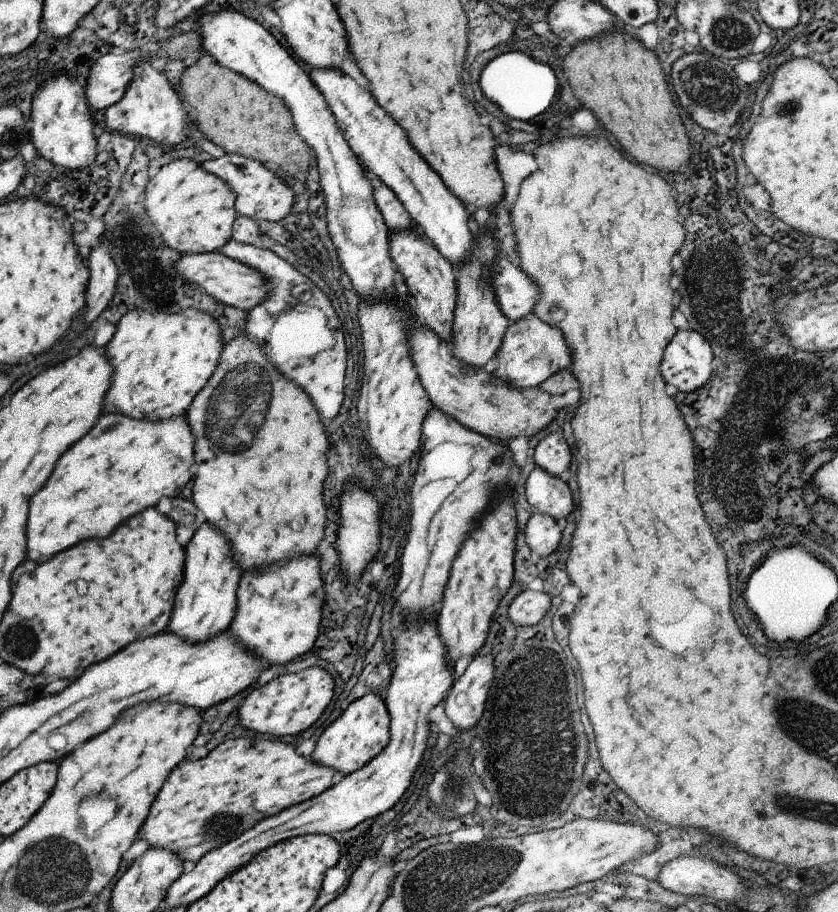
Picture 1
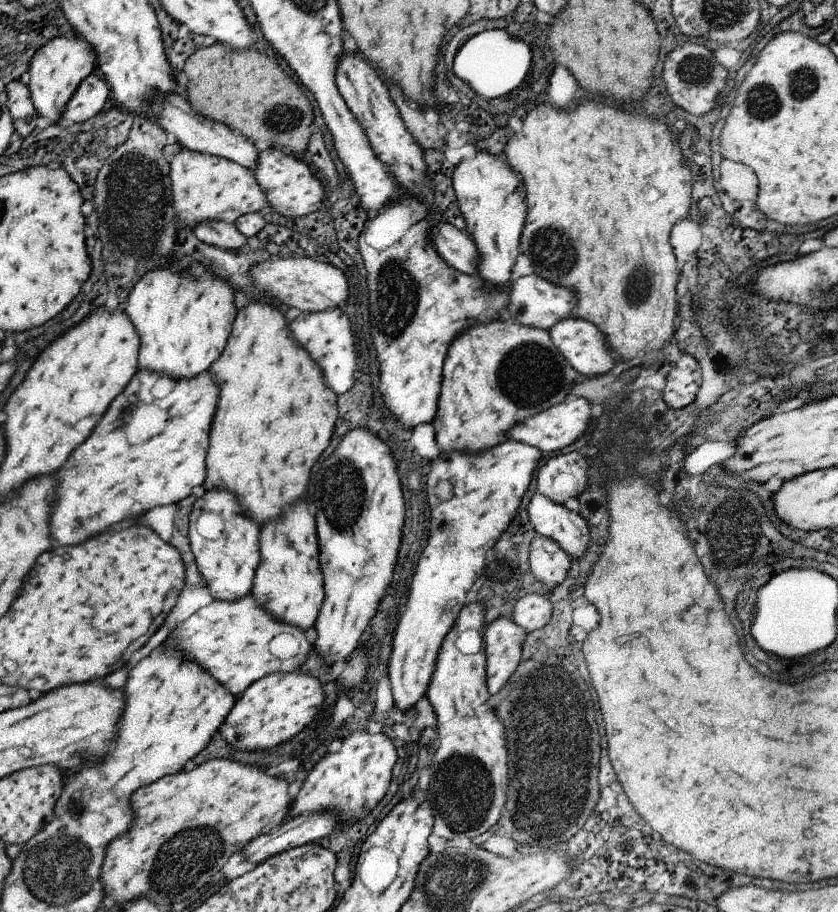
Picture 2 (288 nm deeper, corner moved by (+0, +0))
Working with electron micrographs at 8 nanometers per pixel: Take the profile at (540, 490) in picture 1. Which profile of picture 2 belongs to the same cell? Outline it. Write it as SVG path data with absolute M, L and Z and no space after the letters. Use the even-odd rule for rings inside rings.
M543 494L531 498L527 514L537 536L557 542L571 562L585 554L583 550L589 546L589 530L579 514L571 512L567 506L551 502Z

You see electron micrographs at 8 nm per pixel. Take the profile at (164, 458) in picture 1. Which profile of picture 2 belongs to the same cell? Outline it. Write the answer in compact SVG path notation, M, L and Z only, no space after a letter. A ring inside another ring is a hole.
M137 370L121 396L117 396L113 408L109 408L95 426L97 430L91 432L89 440L85 440L85 444L69 456L69 464L63 466L61 504L57 504L57 512L53 512L53 536L57 536L57 546L79 544L89 538L89 534L105 530L125 518L139 518L139 514L147 514L153 508L179 504L191 494L193 486L203 486L207 478L203 460L209 450L211 418L215 414L219 390L221 386L213 380L209 370L189 380L175 380L163 372ZM159 380L171 382L171 396L155 400L151 386ZM139 404L153 404L165 410L167 424L161 434L149 438L141 446L131 446L123 430Z

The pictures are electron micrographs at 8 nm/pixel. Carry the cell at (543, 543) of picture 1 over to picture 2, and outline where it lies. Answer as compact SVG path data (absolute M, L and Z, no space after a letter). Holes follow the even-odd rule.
M535 536L531 540L529 568L537 582L553 590L557 584L563 582L569 566L571 566L571 558L565 554L565 550L557 542L543 536Z

